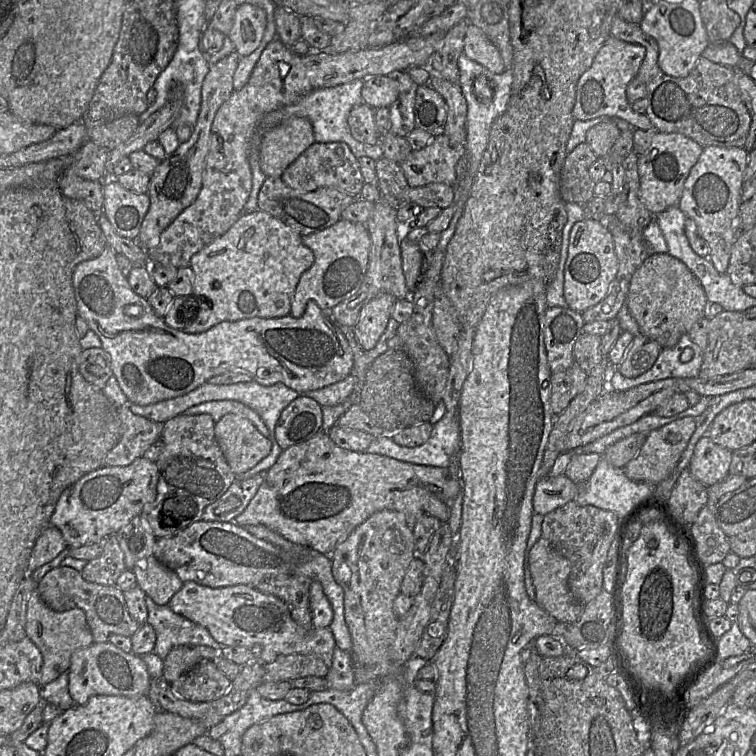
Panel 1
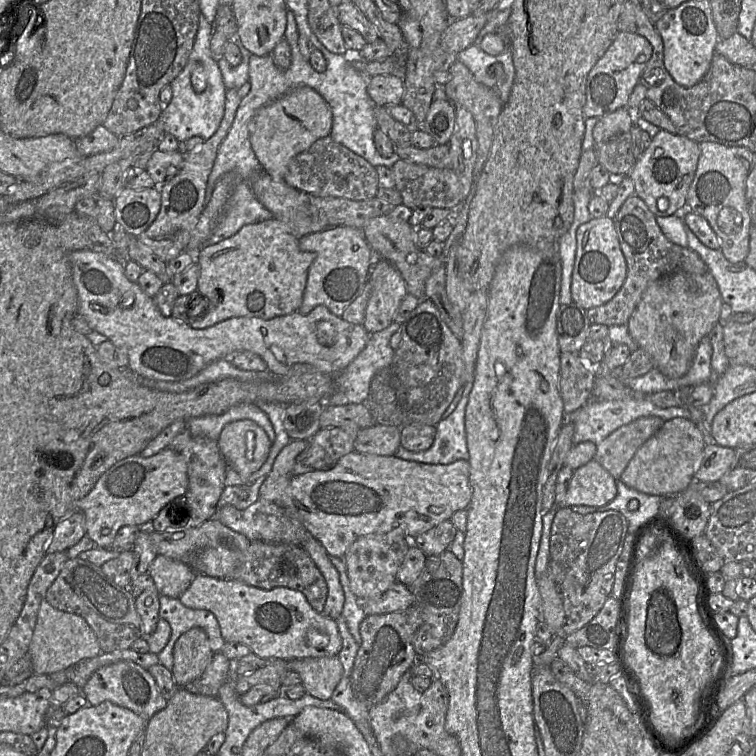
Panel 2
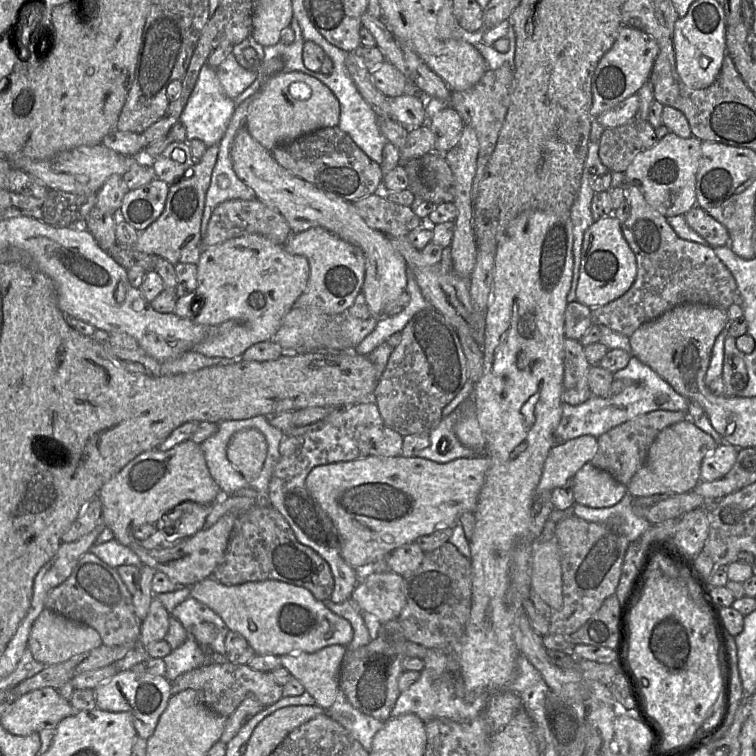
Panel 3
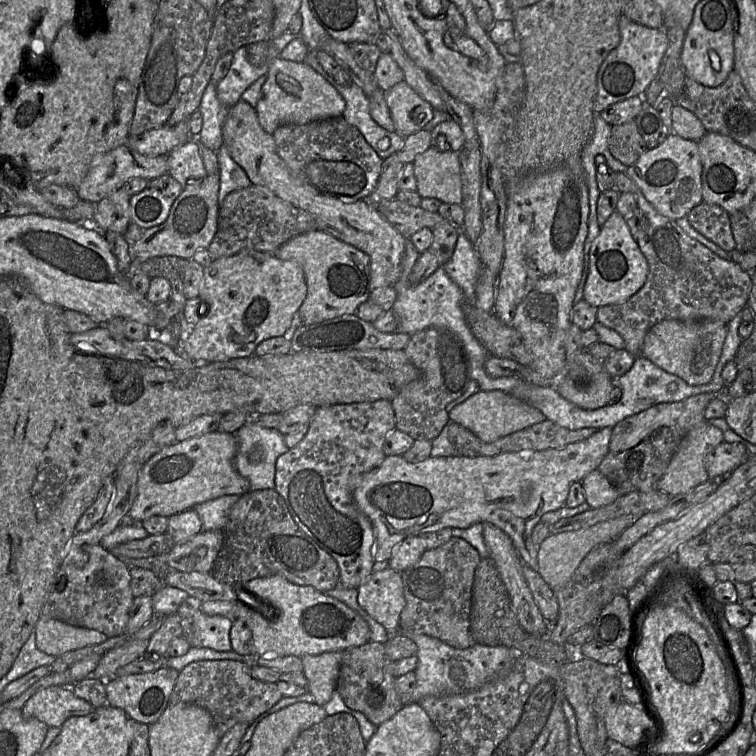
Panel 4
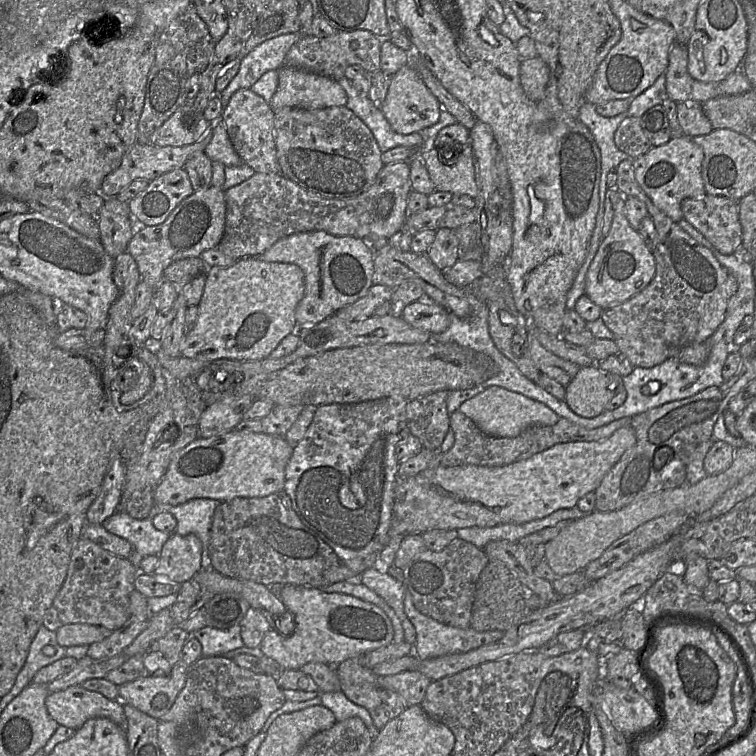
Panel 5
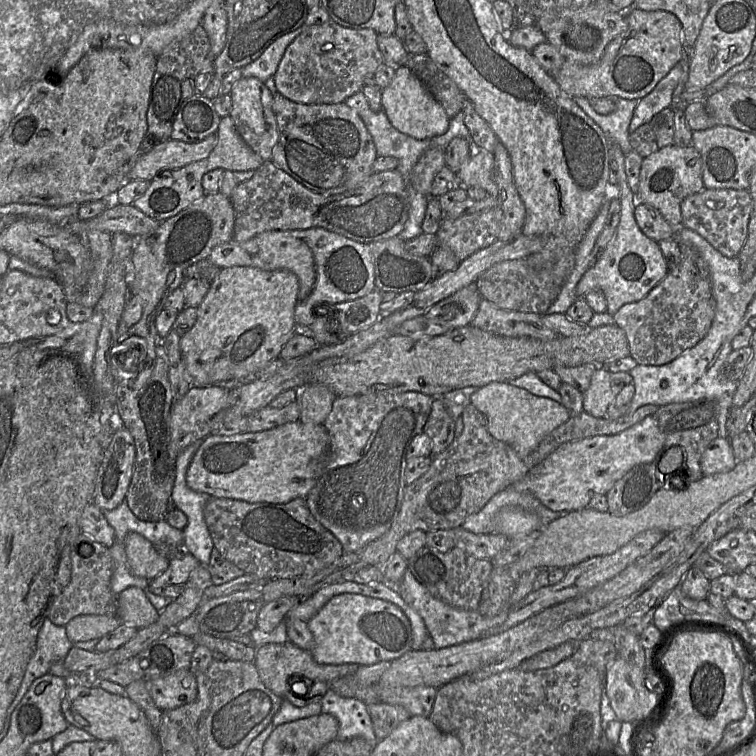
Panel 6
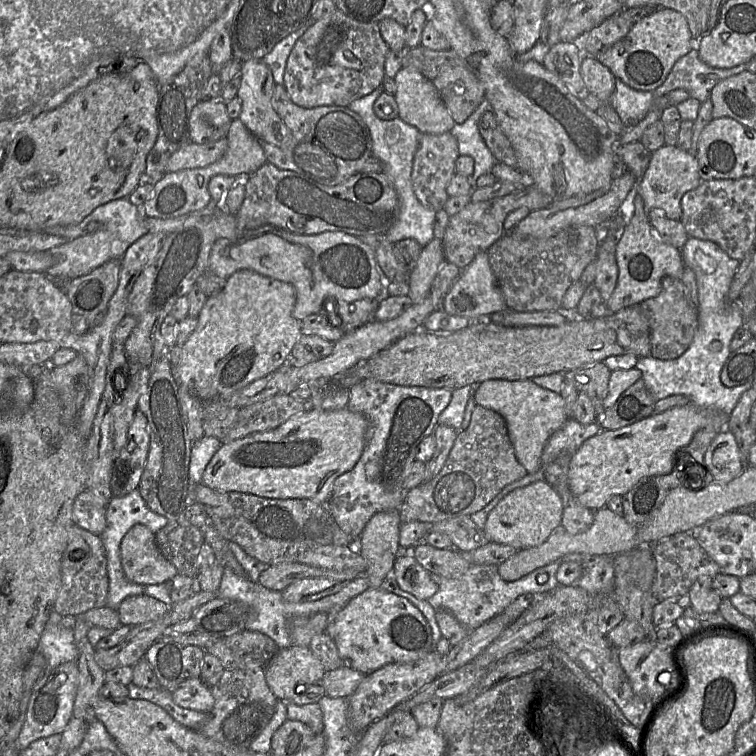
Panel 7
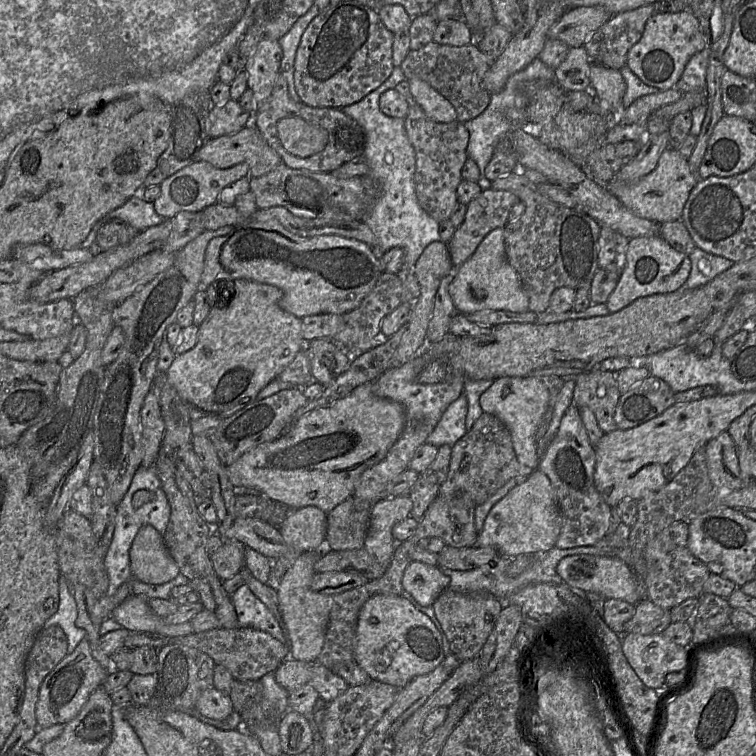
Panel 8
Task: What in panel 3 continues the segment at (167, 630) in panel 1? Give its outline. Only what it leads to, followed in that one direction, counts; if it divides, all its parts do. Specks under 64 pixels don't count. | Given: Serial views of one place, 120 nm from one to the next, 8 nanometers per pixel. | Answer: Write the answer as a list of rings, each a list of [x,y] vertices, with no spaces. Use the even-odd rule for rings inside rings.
[[[188,597],[171,611],[171,616],[181,622],[187,635],[192,632],[195,624],[212,623],[216,627],[216,637],[211,644],[210,651],[225,655],[225,638],[229,629],[223,619],[207,605],[193,597]]]

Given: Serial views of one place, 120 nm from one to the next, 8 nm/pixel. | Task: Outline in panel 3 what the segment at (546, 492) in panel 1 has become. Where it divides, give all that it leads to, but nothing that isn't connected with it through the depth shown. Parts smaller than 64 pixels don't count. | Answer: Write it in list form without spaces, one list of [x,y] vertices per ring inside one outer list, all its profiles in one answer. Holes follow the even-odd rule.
[[[591,462],[583,465],[574,476],[574,500],[586,507],[606,508],[613,506],[626,493],[626,486]]]

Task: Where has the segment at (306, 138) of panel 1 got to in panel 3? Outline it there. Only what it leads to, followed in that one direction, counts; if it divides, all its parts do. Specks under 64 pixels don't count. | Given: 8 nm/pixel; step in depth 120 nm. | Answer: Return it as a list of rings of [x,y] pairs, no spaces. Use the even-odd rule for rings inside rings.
[[[279,72],[270,77],[250,105],[246,127],[250,135],[271,151],[317,129],[339,124],[340,103],[320,80],[303,72]]]

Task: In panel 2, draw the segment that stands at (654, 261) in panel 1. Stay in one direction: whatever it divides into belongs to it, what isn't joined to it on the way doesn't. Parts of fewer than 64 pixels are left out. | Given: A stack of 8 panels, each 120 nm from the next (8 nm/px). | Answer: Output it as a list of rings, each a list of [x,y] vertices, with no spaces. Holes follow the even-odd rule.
[[[674,272],[652,282],[628,321],[628,329],[638,347],[652,358],[655,367],[670,378],[684,376],[701,340],[720,322],[724,303],[710,273],[691,276]]]

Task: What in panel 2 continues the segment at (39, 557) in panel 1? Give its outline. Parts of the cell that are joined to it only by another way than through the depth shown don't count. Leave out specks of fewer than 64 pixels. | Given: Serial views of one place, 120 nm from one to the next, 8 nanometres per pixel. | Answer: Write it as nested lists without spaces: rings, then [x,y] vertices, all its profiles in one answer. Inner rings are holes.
[[[74,510],[60,521],[47,546],[47,554],[66,551],[86,535],[85,517],[81,511]]]

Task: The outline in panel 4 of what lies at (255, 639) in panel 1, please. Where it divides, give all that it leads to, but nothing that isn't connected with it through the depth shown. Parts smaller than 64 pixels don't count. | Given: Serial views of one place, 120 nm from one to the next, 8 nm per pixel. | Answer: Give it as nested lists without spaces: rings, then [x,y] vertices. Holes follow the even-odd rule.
[[[278,574],[235,586],[272,606],[277,612],[275,619],[269,619],[243,601],[201,601],[199,609],[207,615],[221,615],[232,621],[243,620],[251,630],[254,653],[258,656],[289,655],[300,658],[331,651],[343,652],[370,641],[370,627],[356,611],[313,586],[291,583]]]

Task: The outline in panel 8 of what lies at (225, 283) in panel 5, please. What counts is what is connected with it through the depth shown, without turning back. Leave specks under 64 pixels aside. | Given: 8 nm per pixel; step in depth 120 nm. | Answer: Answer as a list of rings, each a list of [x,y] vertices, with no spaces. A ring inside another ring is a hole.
[[[246,279],[234,280],[234,296],[225,307],[212,306],[206,319],[198,326],[197,342],[193,348],[176,354],[165,372],[169,383],[180,397],[194,409],[230,415],[257,400],[258,393],[295,358],[304,347],[301,320],[281,309],[281,289]]]

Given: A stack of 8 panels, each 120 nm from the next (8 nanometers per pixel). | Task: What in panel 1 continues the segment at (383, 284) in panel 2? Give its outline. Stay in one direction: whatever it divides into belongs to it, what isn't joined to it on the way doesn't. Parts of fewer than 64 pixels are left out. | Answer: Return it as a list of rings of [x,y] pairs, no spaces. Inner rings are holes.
[[[382,293],[371,299],[361,309],[353,330],[363,350],[367,351],[375,347],[388,326],[396,301],[392,294]]]

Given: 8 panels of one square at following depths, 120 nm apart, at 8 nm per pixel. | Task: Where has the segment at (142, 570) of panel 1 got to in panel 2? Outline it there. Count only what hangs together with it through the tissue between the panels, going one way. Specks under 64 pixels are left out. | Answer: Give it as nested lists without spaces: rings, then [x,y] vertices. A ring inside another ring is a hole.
[[[162,555],[152,561],[147,573],[153,578],[159,595],[171,598],[179,598],[196,576],[188,565]]]

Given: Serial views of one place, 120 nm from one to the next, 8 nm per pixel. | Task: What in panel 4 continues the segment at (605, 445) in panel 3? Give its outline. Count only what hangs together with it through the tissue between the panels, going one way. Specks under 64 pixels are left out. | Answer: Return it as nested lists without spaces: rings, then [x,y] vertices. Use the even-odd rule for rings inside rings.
[[[702,393],[673,403],[662,403],[617,423],[612,428],[609,449],[596,469],[620,495],[656,490],[656,484],[685,435],[695,426],[707,422],[704,413],[709,403],[722,393]]]

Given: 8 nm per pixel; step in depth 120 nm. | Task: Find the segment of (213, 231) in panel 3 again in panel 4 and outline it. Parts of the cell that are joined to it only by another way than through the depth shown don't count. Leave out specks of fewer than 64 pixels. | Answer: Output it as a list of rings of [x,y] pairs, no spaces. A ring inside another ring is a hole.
[[[250,186],[230,192],[220,204],[217,231],[207,248],[212,259],[231,256],[241,250],[275,253],[289,239],[318,230],[315,217],[277,197],[264,186]]]

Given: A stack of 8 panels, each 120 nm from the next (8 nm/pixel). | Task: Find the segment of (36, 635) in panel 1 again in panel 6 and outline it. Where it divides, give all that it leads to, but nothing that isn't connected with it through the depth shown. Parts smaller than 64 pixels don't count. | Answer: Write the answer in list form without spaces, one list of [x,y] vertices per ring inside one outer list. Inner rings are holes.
[[[117,614],[79,615],[70,620],[66,627],[66,634],[73,643],[101,639],[116,629],[121,620]]]

